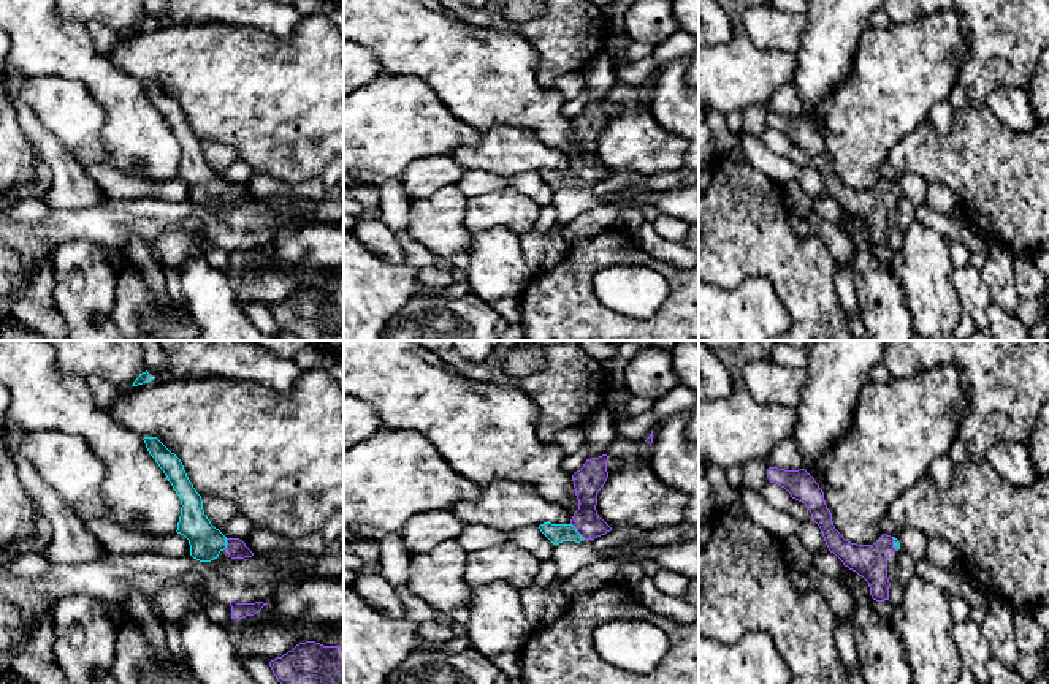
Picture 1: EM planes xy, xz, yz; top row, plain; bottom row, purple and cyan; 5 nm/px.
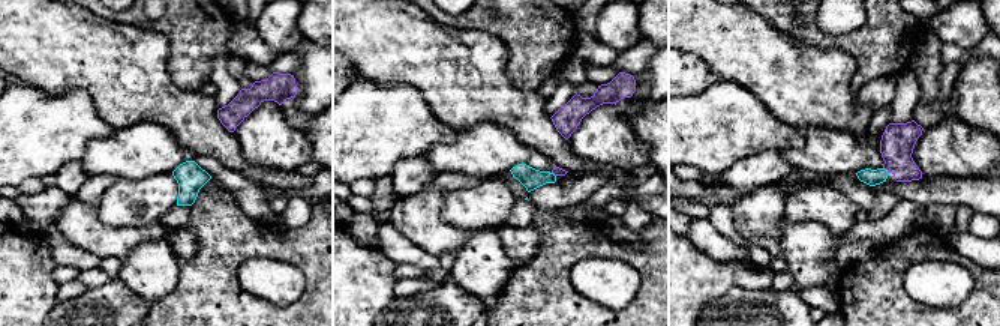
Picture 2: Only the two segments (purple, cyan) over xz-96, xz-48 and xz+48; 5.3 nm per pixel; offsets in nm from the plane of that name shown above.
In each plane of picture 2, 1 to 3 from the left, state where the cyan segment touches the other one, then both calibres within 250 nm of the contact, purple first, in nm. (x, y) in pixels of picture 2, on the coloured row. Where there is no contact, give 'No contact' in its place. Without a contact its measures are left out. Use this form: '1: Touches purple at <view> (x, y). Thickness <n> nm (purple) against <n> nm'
1: No contact
2: Touches purple at xz-48 (553, 173). Thickness 50 nm (purple) against 110 nm
3: Touches purple at xz+48 (886, 169). Thickness 180 nm (purple) against 90 nm

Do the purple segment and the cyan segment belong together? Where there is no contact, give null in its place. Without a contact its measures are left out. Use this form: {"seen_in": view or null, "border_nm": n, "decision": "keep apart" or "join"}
{"seen_in": "xz", "border_nm": 120, "decision": "join"}

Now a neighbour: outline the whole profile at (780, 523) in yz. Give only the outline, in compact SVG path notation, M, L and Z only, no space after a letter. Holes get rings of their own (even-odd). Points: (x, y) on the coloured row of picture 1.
M740 489L742 502L750 519L781 540L789 535L797 535L811 553L827 553L819 526L813 521L800 521L791 516L786 510L775 510L767 504L761 492Z

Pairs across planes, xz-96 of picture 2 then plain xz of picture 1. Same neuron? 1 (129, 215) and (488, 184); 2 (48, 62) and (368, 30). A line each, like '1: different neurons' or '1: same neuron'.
1: different neurons
2: same neuron

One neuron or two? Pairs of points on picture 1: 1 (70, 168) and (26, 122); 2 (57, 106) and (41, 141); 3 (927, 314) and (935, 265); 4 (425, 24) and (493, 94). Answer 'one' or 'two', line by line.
1: one
2: two
3: one
4: one

